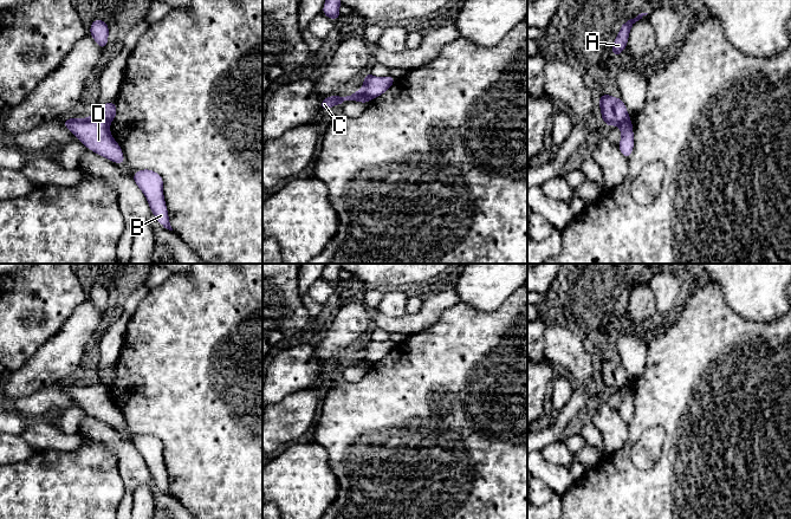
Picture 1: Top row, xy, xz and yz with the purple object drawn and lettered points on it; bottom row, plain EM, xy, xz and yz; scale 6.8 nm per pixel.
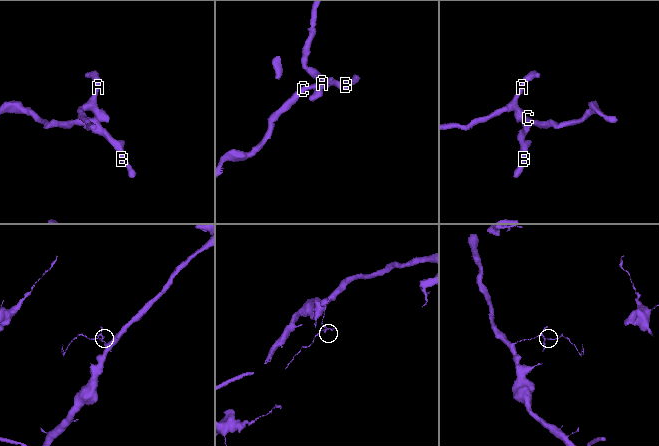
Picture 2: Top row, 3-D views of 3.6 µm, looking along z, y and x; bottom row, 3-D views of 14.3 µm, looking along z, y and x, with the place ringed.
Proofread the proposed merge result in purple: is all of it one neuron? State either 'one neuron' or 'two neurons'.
two neurons

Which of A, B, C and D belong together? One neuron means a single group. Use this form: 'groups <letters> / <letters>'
groups A / B C D

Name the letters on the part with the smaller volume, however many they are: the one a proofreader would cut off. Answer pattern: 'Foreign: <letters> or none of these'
Foreign: B, C, D

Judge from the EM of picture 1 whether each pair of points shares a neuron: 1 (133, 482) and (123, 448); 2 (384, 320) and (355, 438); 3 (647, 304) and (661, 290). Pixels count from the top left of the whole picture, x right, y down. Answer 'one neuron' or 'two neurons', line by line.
1: one neuron
2: two neurons
3: two neurons

